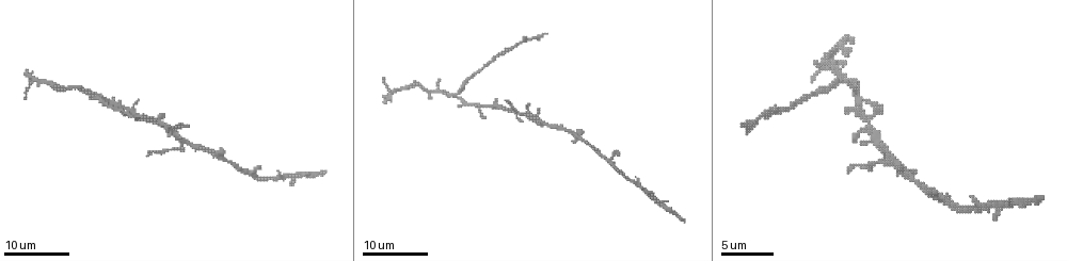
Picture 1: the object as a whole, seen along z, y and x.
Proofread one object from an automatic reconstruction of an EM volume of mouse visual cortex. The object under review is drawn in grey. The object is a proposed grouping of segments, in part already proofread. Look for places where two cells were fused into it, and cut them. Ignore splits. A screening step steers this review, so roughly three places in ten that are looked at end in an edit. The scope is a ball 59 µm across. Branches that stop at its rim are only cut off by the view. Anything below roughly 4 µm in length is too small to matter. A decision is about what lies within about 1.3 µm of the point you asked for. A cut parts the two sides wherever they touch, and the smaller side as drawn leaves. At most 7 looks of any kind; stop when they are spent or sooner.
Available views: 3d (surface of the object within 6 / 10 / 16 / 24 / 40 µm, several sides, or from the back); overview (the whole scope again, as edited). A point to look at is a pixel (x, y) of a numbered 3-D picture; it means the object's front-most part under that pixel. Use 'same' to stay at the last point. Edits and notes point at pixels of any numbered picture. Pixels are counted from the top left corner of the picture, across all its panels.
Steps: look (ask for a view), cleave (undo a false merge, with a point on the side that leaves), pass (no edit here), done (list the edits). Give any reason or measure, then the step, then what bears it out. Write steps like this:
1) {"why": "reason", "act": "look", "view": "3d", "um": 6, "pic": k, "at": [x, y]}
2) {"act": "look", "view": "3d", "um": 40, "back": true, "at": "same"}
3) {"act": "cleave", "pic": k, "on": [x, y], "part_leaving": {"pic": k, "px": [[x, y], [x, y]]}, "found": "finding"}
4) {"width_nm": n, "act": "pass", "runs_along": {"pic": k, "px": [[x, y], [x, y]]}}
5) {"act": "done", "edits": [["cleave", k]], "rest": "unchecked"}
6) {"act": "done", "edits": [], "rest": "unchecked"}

{"why": "calibre changes", "act": "look", "view": "3d", "um": 24, "pic": 1, "at": [495, 105]}

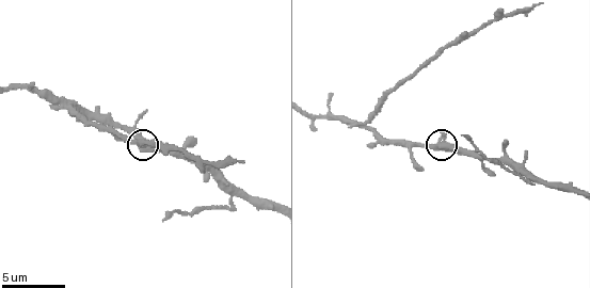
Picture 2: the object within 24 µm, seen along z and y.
{"act": "look", "view": "3d", "um": 10, "pic": 2, "at": [443, 147]}

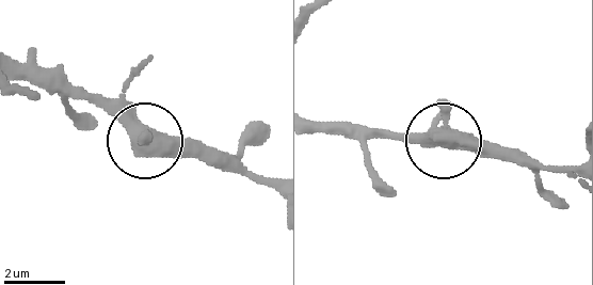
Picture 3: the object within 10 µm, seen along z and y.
{"act": "look", "view": "3d", "um": 10, "back": true, "pic": 3, "at": [439, 136]}

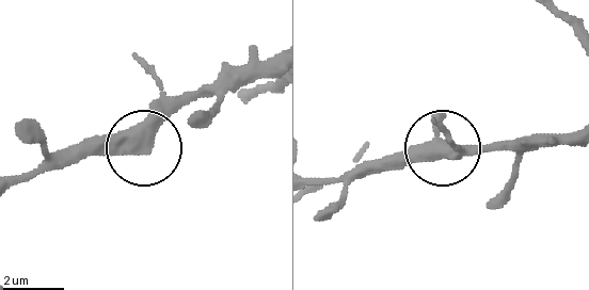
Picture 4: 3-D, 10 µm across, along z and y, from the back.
{"arms": 3, "act": "pass", "runs_along": {"pic": 4, "px": [[14, 184], [98, 151], [136, 146], [203, 93]]}, "found": "continuous, no second cell"}

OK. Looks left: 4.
{"why": "branch point", "act": "look", "view": "3d", "um": 10, "pic": 2, "at": [231, 199]}

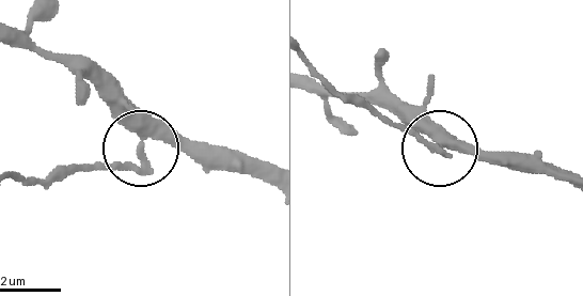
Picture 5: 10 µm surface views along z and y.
{"act": "look", "view": "3d", "um": 10, "back": true, "pic": 5, "at": [146, 141]}

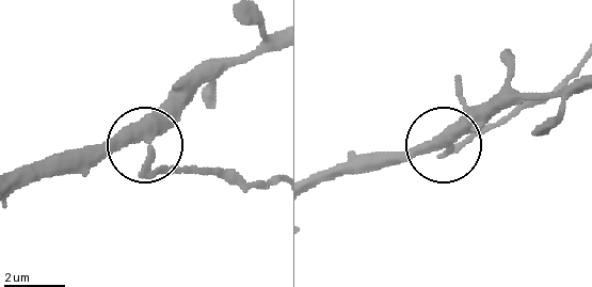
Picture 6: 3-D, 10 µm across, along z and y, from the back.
{"arms": 3, "act": "cleave", "pic": 6, "on": [200, 173], "part_leaving": {"pic": 6, "px": [[158, 171], [270, 178]]}, "found": "a second cell is stuck on"}

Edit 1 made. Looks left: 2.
{"act": "done", "edits": [["cleave", 6]], "rest": "unchecked"}

